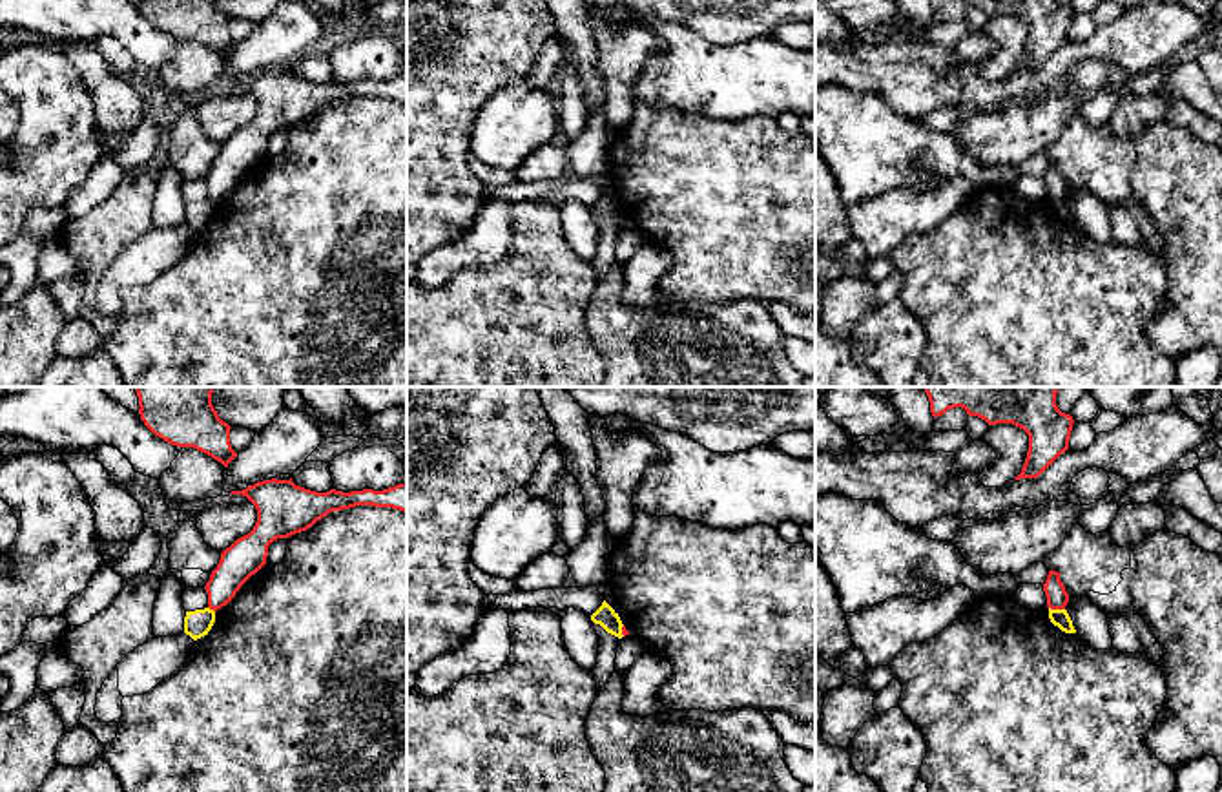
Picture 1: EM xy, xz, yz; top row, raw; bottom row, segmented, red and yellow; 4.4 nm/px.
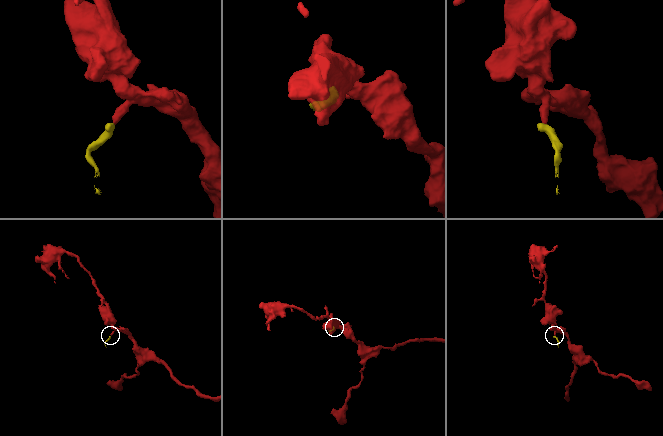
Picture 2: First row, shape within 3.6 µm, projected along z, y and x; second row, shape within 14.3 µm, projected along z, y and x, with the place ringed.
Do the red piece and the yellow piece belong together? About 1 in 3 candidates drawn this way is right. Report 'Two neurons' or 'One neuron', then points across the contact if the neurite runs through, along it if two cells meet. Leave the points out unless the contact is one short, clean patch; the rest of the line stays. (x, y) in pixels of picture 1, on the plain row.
Two neurons. Boundary: yz (1049, 198), (1064, 201)

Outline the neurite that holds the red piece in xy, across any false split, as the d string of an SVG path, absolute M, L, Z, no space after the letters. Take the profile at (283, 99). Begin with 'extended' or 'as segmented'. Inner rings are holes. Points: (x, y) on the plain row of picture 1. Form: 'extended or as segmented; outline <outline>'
as segmented; outline M272 69L230 86L246 88L257 100L257 113L248 126L221 144L221 151L204 177L208 199L213 203L226 197L241 177L266 155L268 137L274 131L306 122L328 104L356 97L392 99L407 104L407 75L383 82L330 80L317 84L295 77L292 69Z

